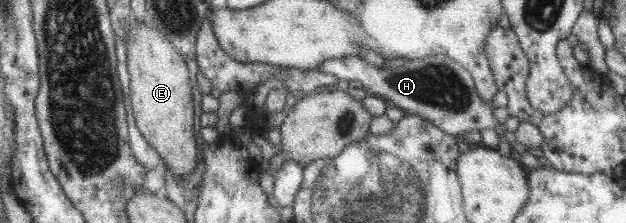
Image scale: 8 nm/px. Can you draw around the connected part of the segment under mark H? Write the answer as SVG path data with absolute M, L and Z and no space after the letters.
M437 54L423 60L407 61L390 68L373 67L358 55L343 56L325 60L316 67L321 73L331 73L341 81L359 81L367 95L375 95L391 107L399 108L405 114L415 114L430 121L437 129L460 138L464 131L495 129L499 133L503 127L493 117L493 105L481 101L474 88L470 73L449 56Z

